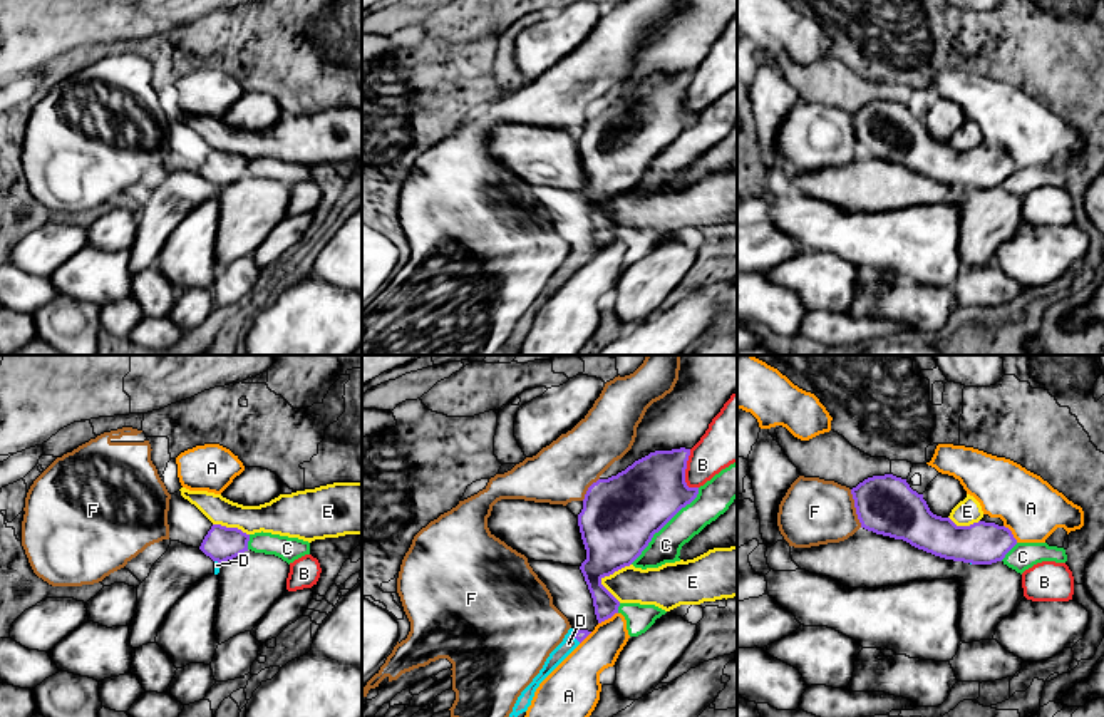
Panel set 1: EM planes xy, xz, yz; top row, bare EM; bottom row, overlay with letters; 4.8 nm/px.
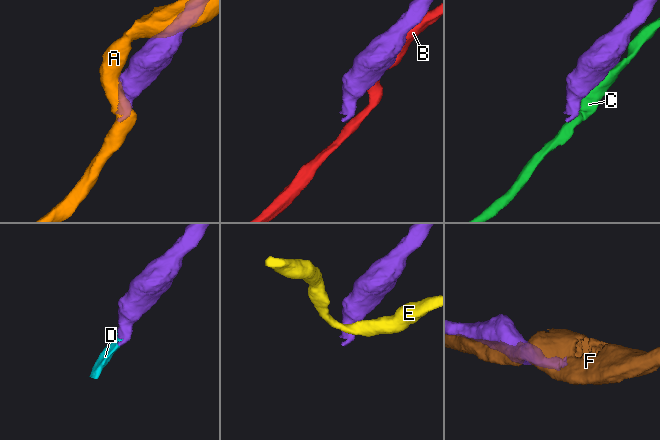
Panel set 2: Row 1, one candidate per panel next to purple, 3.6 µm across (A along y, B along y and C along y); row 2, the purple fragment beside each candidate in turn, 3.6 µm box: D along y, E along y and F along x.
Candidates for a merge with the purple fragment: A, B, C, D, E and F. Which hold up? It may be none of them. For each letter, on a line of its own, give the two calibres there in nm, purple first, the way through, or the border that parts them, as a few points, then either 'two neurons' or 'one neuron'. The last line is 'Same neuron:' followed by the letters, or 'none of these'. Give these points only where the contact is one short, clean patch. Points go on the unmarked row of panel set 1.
A: 120 nm thick on the purple side, 180 nm on the other; two neurons
B: 320 nm thick on the purple side, 220 nm on the other; two neurons
C: 380 nm thick on the purple side, 150 nm on the other; two neurons
D: 60 nm thick on the purple side, 70 nm on the other; runs through xz (580, 260), (575, 262), (568, 268); one neuron
E: 360 nm thick on the purple side, 180 nm on the other; border along xz (630, 188), (602, 205), (602, 210), (619, 226); two neurons
F: 280 nm thick on the purple side, 320 nm on the other; two neurons
Same neuron: D

